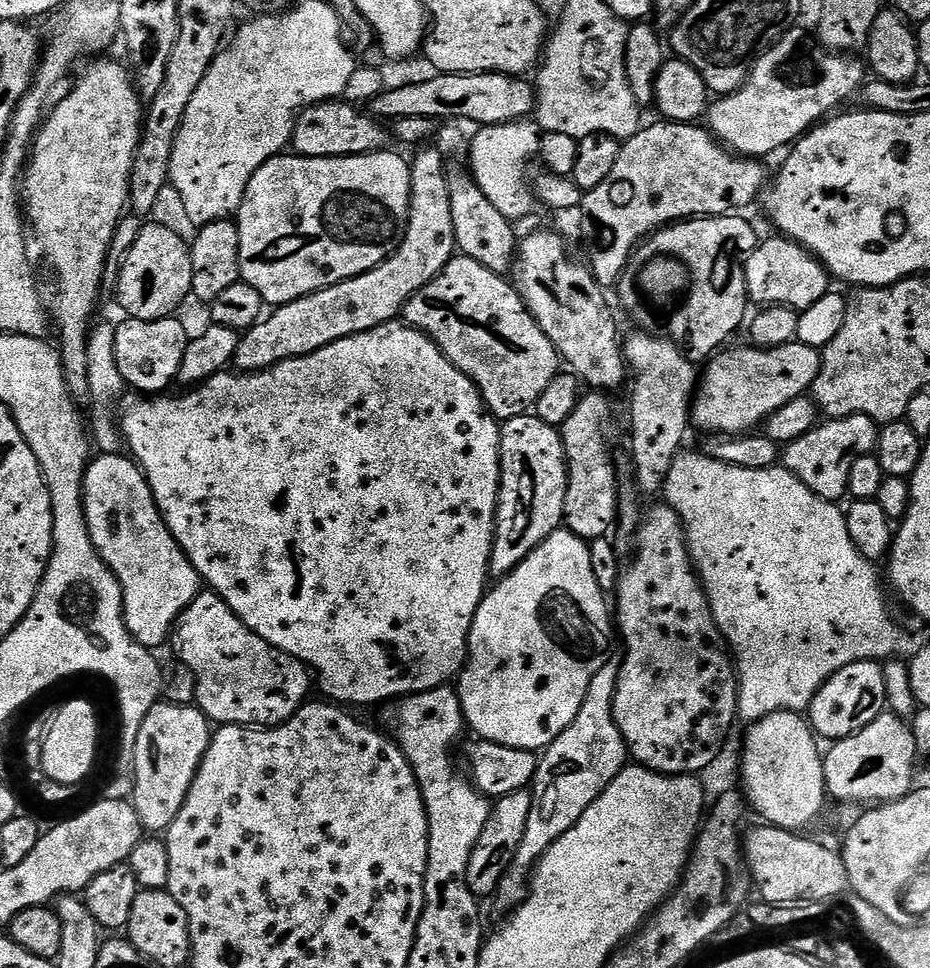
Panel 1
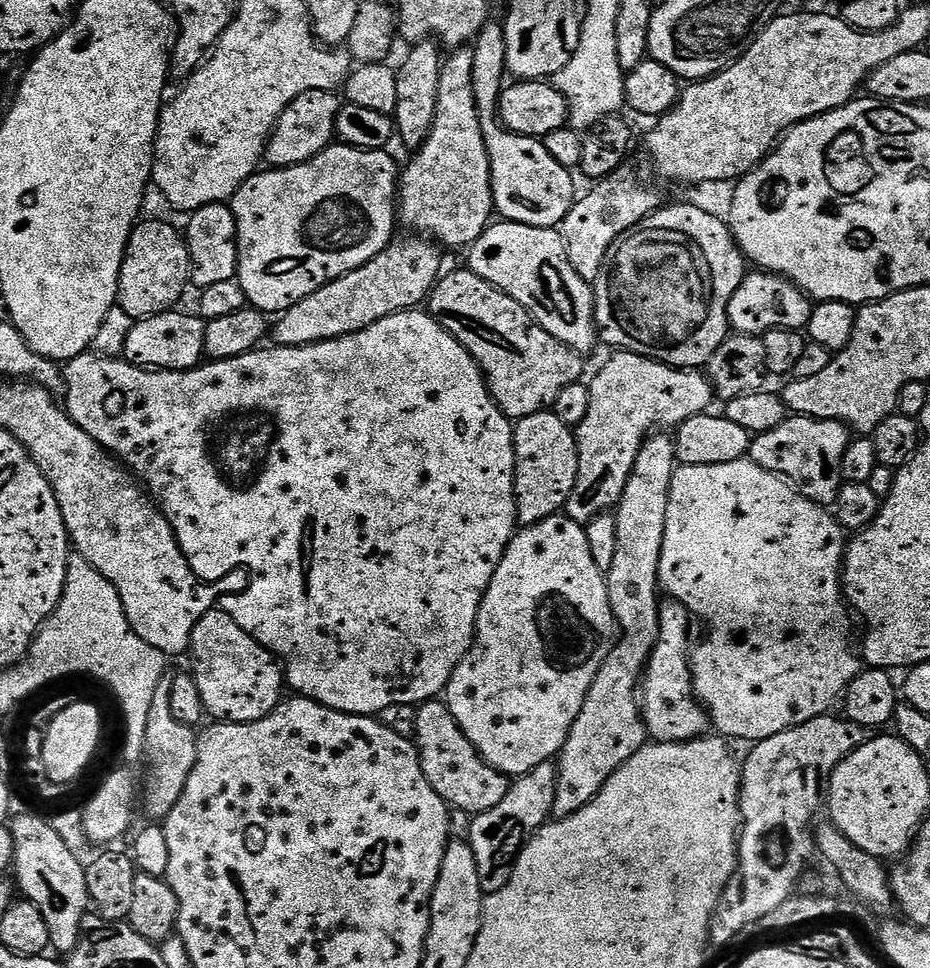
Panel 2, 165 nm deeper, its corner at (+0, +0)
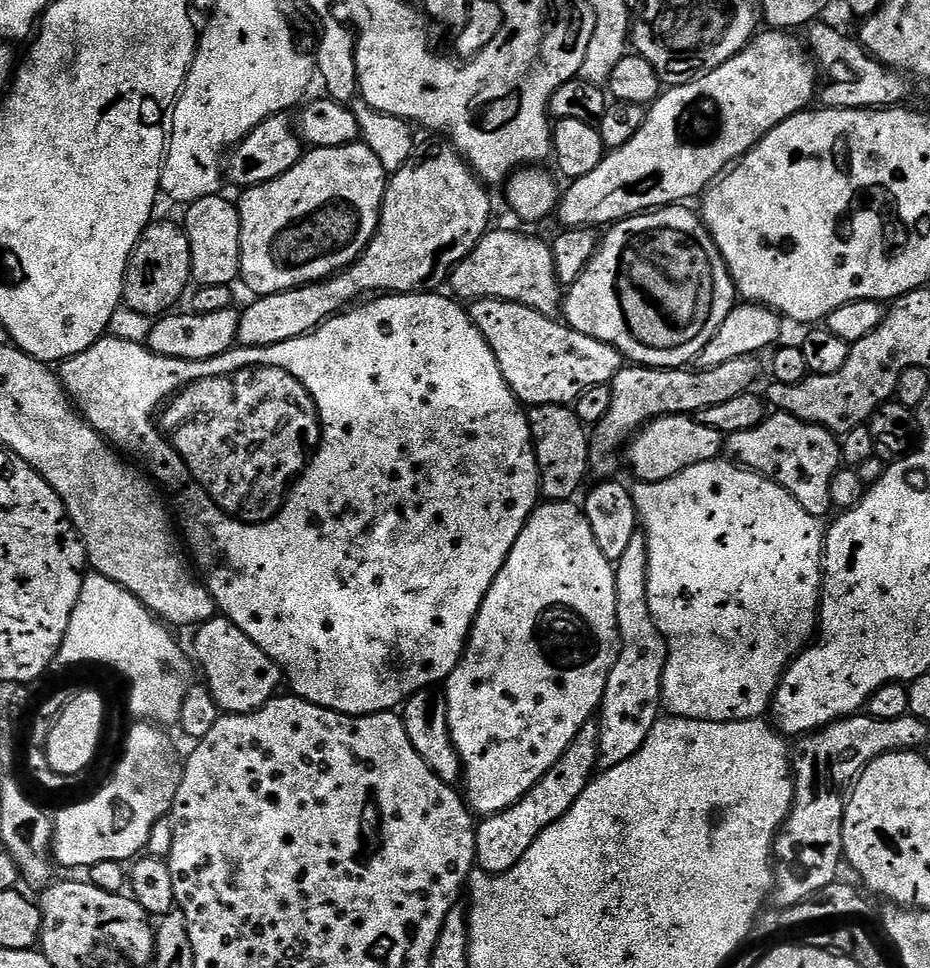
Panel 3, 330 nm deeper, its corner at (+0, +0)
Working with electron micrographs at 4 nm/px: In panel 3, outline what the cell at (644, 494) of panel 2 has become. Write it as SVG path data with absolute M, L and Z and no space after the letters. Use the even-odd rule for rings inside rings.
M636 531L634 538L622 553L622 558L615 561L616 570L616 605L618 606L618 628L620 630L620 657L614 662L614 670L610 670L610 678L606 682L604 697L598 709L600 725L600 763L601 769L618 766L618 762L626 762L646 742L646 734L654 730L656 721L662 716L662 678L664 667L668 661L668 643L658 630L654 618L650 614L648 601L648 543L643 531Z

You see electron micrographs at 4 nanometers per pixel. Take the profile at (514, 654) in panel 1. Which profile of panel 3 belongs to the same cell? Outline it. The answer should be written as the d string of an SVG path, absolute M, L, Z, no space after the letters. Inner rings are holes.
M567 500L541 503L532 512L522 534L518 534L518 542L514 542L502 570L498 570L498 578L494 578L482 602L480 613L472 623L472 635L468 638L464 657L446 681L448 729L460 755L460 761L464 763L462 792L469 809L477 817L493 816L514 806L514 802L522 799L547 774L550 766L554 766L554 762L562 758L564 751L574 742L578 730L582 730L582 726L589 724L597 715L606 690L606 682L610 678L610 670L614 670L614 662L618 662L619 657L620 630L616 605L616 570L613 561L608 560L602 550L598 550L598 542L594 542L594 530L590 530L590 522L584 517L584 509L579 503Z

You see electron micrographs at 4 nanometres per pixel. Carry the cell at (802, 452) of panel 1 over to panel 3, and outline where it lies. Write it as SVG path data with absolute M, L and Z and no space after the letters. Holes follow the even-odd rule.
M773 411L765 415L763 422L754 426L754 430L738 430L731 433L726 440L726 452L740 467L757 472L767 480L773 480L775 484L782 486L798 502L798 506L802 506L802 510L812 516L824 518L827 512L833 511L830 478L834 478L834 474L842 466L840 441L822 426L807 424L785 412Z

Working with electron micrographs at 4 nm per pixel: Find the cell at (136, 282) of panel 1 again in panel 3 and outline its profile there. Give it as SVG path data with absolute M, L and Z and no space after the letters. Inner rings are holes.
M168 220L161 224L153 222L141 234L140 241L136 243L128 260L128 273L124 275L123 303L138 310L138 314L159 318L175 309L172 307L183 298L184 291L186 296L191 280L190 242L183 227L179 223L171 224Z

